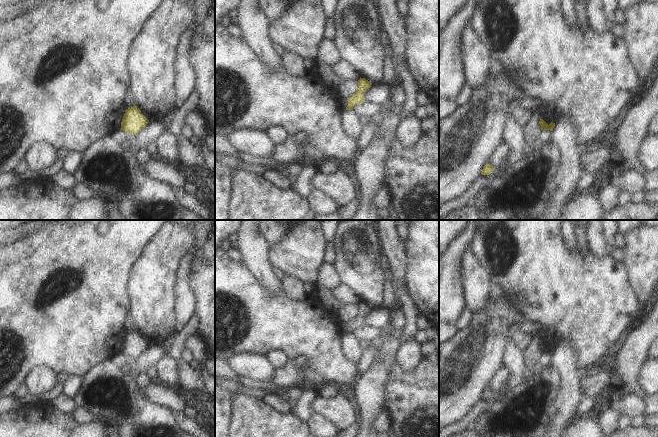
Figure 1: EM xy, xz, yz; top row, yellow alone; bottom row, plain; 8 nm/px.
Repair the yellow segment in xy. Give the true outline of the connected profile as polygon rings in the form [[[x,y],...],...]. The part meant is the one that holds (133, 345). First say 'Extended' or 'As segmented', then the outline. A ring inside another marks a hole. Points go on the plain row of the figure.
As segmented. [[[134,329],[125,334],[120,353],[134,359],[147,350],[148,347],[149,344],[141,337],[140,333]]]

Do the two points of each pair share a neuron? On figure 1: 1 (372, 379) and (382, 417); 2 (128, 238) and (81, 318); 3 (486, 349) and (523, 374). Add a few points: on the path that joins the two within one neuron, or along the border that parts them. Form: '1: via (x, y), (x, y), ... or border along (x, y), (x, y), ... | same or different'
1: border along (378, 412), (372, 426) | different
2: via (108, 258), (85, 281), (81, 289), (81, 298) | same
3: border along (511, 339), (504, 352), (503, 365) | different

